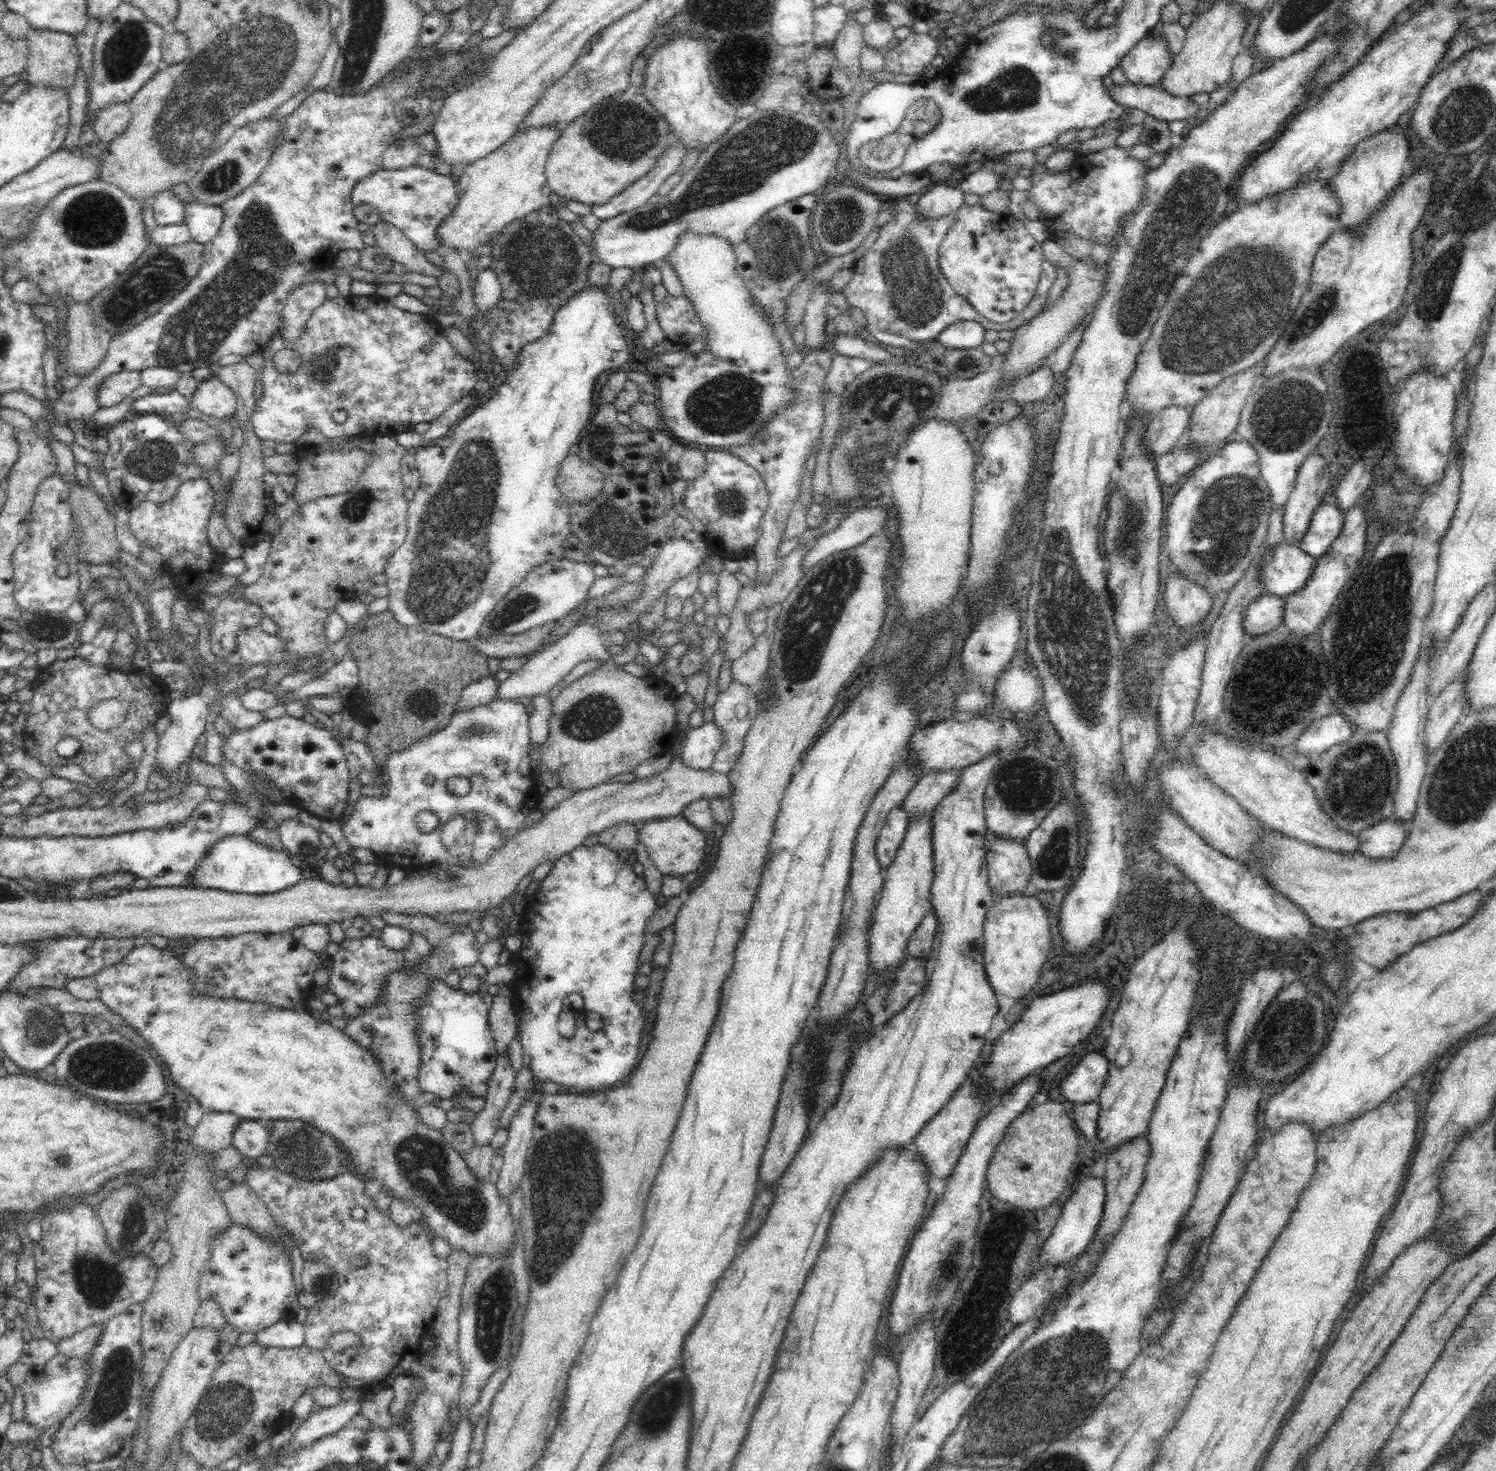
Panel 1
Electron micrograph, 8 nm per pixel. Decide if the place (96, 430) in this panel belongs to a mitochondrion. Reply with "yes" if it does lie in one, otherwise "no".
no

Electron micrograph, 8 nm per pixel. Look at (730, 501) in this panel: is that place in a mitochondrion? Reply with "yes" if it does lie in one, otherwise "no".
yes

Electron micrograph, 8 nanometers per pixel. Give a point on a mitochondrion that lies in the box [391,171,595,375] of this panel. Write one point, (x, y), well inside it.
(545, 265)

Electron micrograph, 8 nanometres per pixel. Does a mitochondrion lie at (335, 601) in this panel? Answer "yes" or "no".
no

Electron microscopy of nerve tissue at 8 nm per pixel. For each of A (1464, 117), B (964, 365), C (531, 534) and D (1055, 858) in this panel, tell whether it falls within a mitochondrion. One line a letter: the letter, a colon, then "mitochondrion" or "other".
A: mitochondrion
B: other
C: other
D: mitochondrion

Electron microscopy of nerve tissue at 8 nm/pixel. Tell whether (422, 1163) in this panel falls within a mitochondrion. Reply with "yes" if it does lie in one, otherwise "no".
yes

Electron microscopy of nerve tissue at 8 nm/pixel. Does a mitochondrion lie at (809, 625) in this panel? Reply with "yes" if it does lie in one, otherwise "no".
yes

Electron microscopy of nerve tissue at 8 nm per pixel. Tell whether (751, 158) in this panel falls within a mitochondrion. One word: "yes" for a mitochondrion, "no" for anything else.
yes

